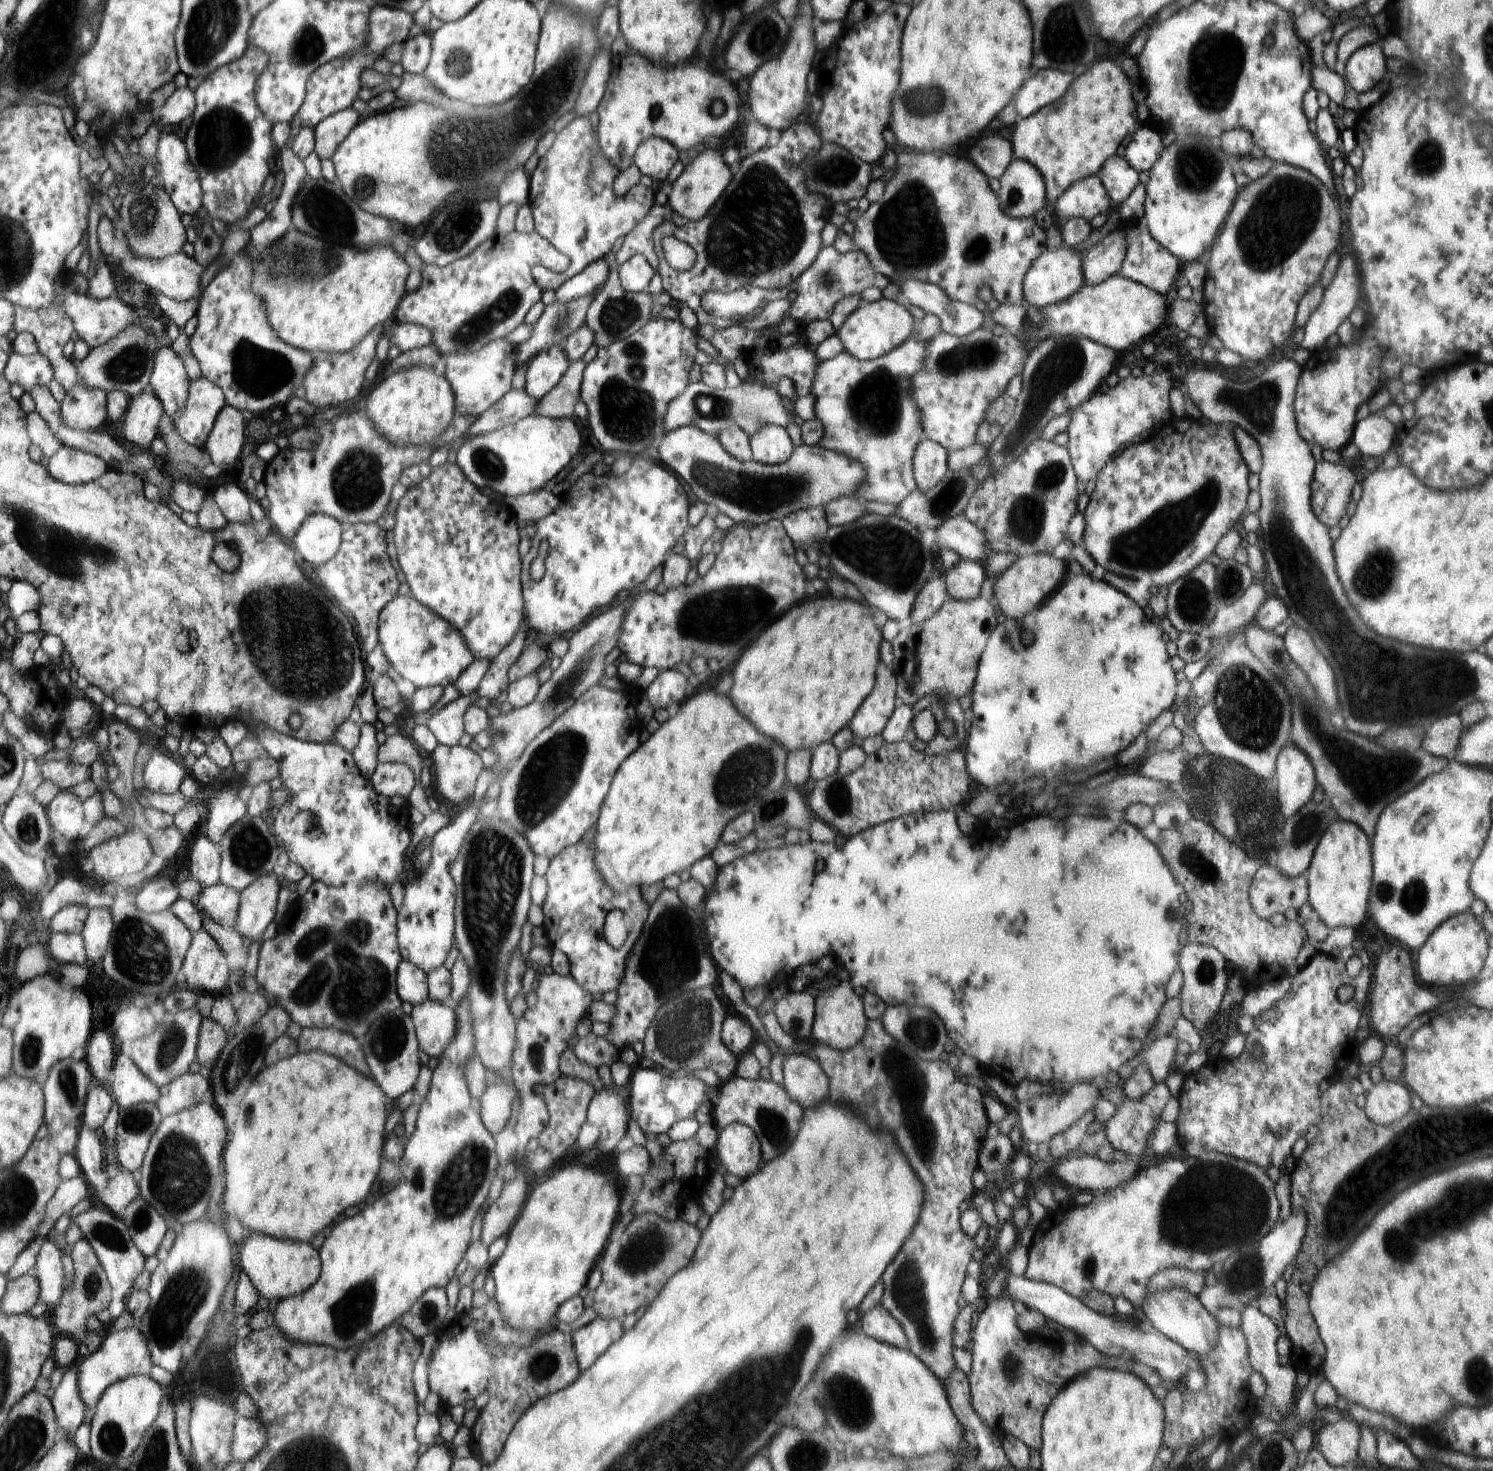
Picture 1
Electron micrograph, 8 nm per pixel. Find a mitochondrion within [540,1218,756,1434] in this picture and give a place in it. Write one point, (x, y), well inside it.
(646, 1252)

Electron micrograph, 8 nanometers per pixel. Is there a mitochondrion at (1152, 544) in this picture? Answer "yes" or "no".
yes

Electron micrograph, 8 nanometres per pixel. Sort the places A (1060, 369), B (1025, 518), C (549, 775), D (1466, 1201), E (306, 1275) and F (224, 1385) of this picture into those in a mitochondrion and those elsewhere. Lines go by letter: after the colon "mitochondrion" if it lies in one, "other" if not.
A: mitochondrion
B: mitochondrion
C: mitochondrion
D: mitochondrion
E: other
F: other

